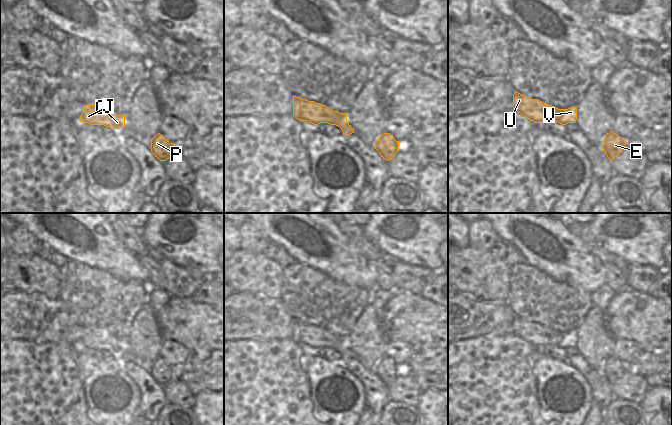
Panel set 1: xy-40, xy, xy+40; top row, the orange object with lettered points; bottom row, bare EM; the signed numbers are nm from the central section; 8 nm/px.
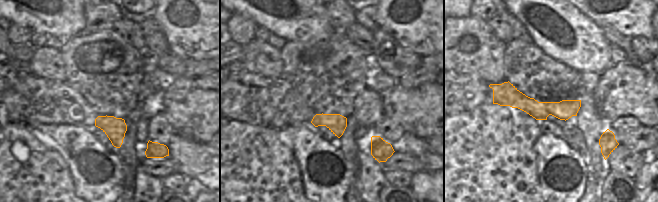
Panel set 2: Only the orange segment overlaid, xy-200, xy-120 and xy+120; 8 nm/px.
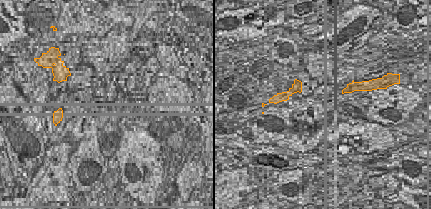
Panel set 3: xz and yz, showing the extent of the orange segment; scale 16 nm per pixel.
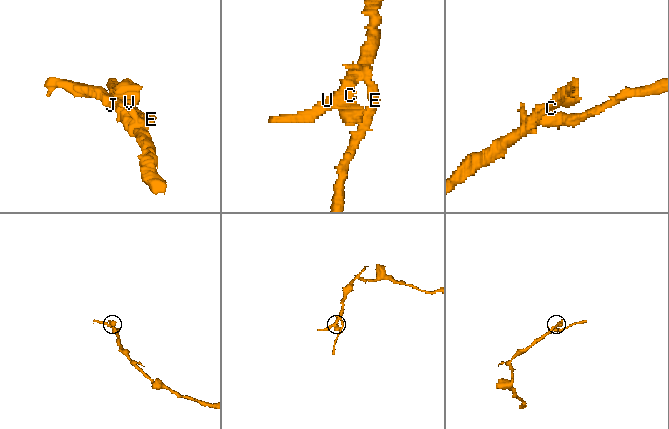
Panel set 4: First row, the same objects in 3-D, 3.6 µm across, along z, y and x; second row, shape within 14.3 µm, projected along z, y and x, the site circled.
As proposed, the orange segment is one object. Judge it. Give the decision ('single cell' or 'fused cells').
single cell

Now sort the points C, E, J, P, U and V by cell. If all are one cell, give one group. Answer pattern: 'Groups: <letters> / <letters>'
Groups: C E J P U V

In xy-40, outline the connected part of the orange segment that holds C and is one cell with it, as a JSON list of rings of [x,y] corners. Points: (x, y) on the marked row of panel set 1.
[[[84,105],[79,121],[90,125],[104,125],[112,129],[120,129],[125,126],[125,115],[118,115],[104,105]]]

